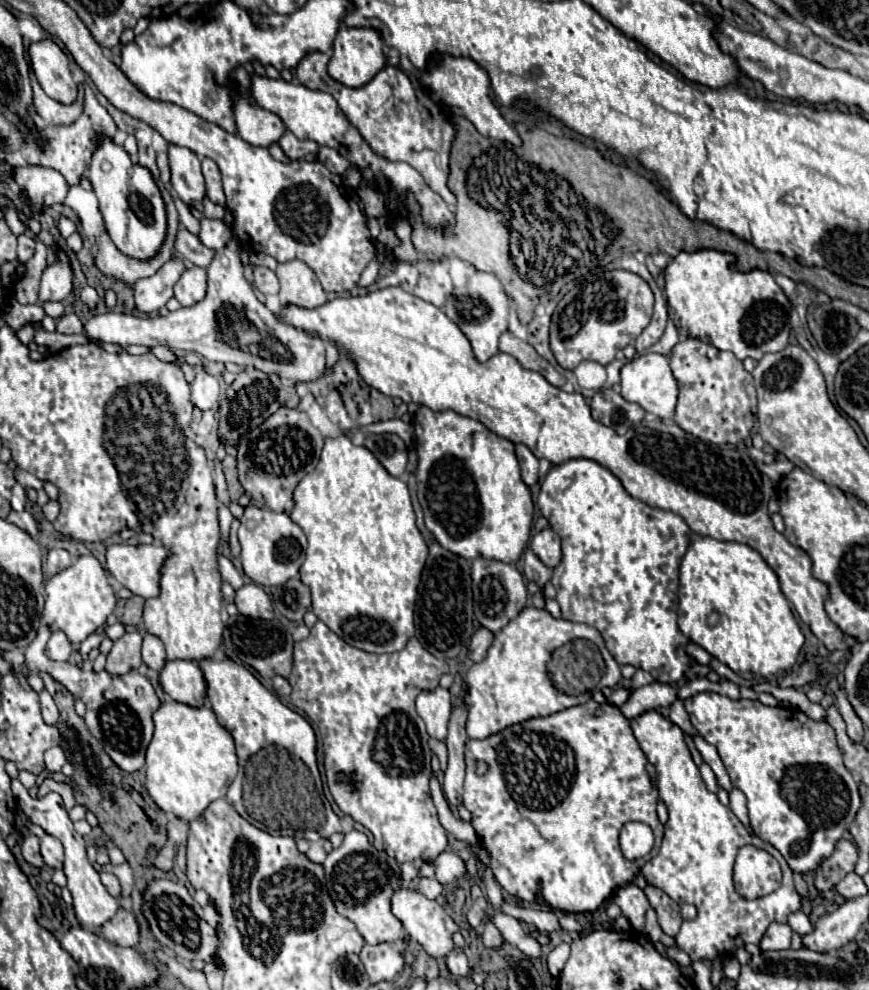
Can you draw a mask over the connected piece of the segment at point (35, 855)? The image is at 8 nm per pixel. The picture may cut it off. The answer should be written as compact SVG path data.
M28 835L28 837L22 841L20 849L22 849L22 857L24 857L30 865L34 865L34 867L42 867L42 865L44 865L42 855L40 855L40 839L38 839L36 835Z

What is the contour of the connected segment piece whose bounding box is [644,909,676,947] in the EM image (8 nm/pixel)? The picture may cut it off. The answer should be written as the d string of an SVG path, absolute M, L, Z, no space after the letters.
M650 909L650 911L646 913L646 927L644 927L644 935L646 935L652 943L660 941L660 943L662 943L662 945L666 945L666 947L676 947L674 937L668 937L668 935L662 931L662 927L658 925L654 909Z

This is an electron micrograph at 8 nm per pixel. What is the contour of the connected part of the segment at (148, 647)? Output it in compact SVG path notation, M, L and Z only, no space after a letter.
M150 633L142 635L142 659L156 673L162 669L162 665L166 661L166 653L164 653L164 645L158 637L152 637Z

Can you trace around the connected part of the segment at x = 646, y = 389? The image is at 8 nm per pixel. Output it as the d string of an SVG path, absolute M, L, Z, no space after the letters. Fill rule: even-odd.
M646 353L646 355L634 357L620 369L620 387L622 387L620 395L626 401L634 401L640 407L644 407L648 413L654 413L662 419L672 419L676 397L678 397L678 383L672 375L668 357L660 353Z

